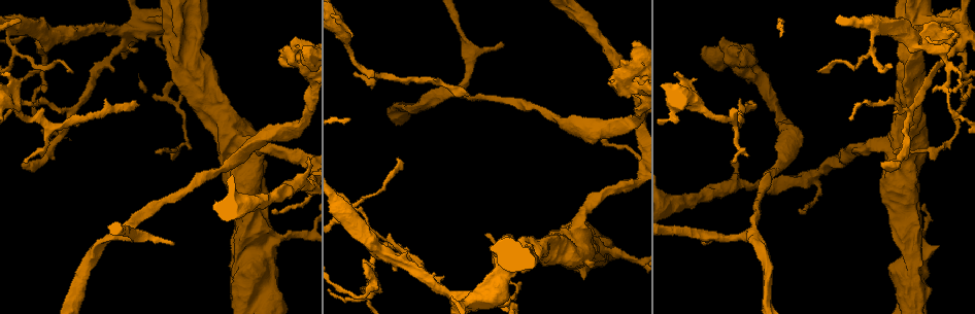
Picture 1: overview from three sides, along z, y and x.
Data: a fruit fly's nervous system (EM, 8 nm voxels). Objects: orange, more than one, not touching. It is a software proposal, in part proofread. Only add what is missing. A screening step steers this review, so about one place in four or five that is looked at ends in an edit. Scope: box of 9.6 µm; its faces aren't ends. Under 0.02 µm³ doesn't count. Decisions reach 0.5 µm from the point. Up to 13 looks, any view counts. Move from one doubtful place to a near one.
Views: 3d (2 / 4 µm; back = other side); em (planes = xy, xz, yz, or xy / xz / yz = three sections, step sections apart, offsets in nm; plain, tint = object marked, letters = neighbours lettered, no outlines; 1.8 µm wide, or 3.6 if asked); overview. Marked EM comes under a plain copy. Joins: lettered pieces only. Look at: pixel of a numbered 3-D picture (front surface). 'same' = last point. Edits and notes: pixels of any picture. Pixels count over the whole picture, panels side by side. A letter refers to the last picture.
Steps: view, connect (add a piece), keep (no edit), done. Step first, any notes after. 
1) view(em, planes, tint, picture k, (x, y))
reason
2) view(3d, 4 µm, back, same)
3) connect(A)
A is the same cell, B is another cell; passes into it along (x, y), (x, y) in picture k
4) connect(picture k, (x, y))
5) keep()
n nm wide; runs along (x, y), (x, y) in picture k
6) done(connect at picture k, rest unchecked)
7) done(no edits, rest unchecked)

view(em, planes, letters, picture 1, (353, 35))

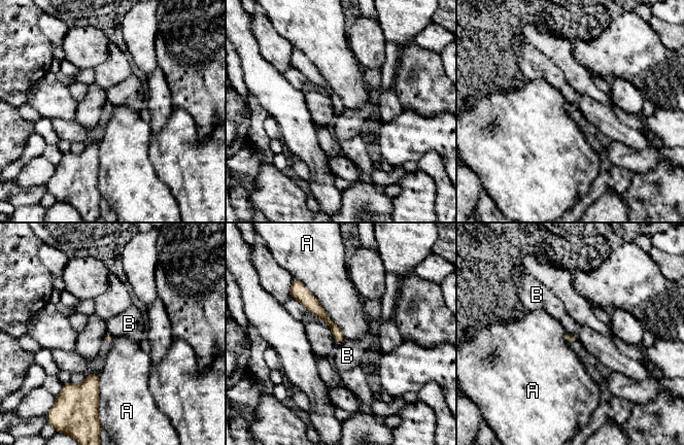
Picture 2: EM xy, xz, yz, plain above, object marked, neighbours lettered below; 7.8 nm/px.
keep()
A touches over 600 nm; A and B are other cells; runs along (302, 291), (335, 329), (338, 340) in picture 2; no lettered piece goes on from it

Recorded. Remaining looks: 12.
view(em, planes, letters, picture 1, (884, 164))
branch stops here

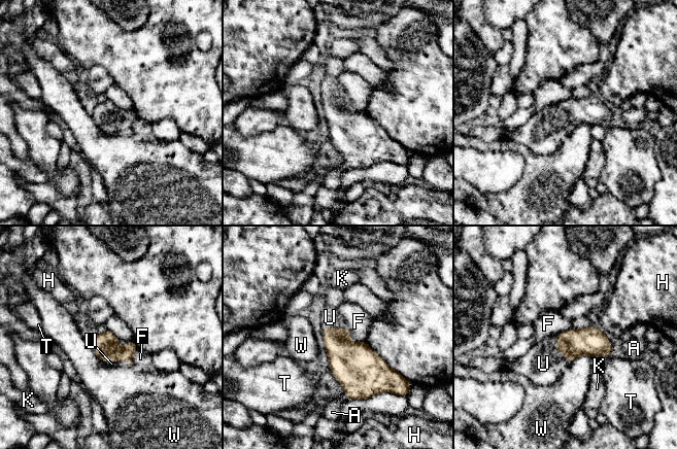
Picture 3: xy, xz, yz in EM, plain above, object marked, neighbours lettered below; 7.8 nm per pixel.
connect(U)
U touches over 240 nm; U is the same cell, A, F, H, K, T and W are other cells; passes into it along (105, 345), (116, 360), (121, 364) in picture 3; it goes on there

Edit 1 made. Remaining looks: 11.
view(overview)
redraw

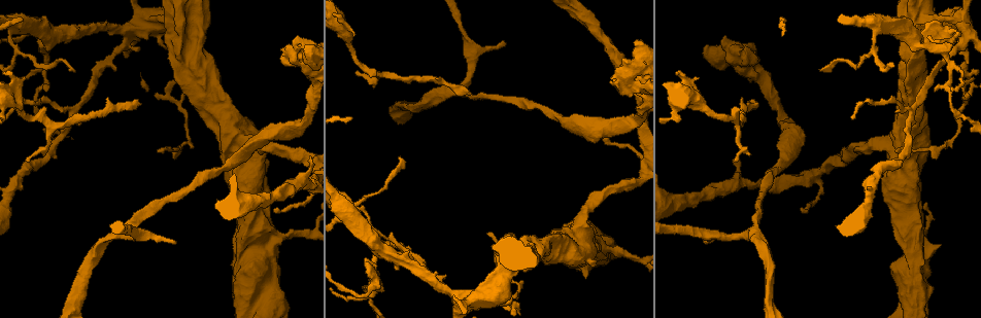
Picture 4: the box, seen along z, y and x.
view(em, 3.6 µm, yz, step 4, tint, picture 4, (246, 239))
calibre changes

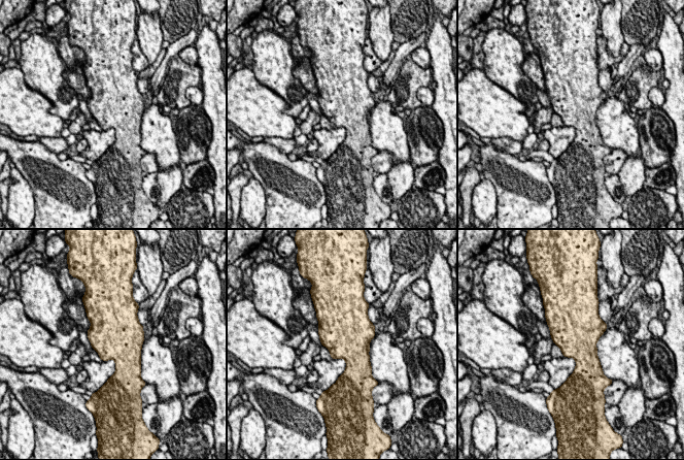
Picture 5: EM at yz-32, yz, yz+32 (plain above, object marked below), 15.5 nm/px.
view(em, 3.6 µm, xy, step 4, letters, same)
cut it another way

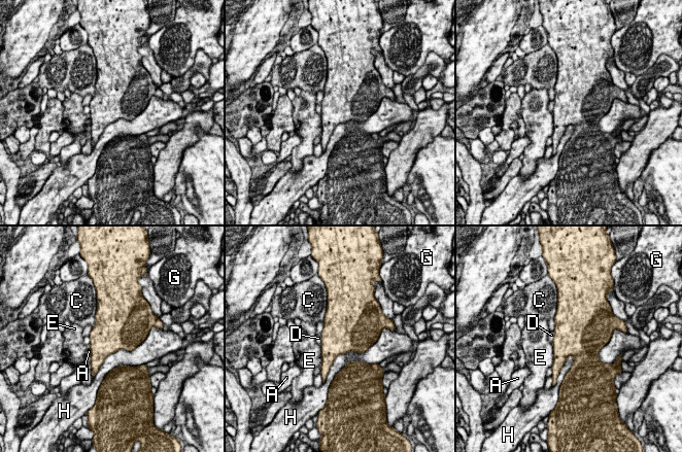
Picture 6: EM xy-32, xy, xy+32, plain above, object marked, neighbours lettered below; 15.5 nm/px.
keep()
600 nm wide; A, C, D, E, G and H are other cells; border along (375, 341), (340, 353), (327, 374) in picture 6; none of them fits

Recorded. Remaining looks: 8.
view(em, 3.6 µm, planes, letters, picture 4, (178, 20))
thick turns thin

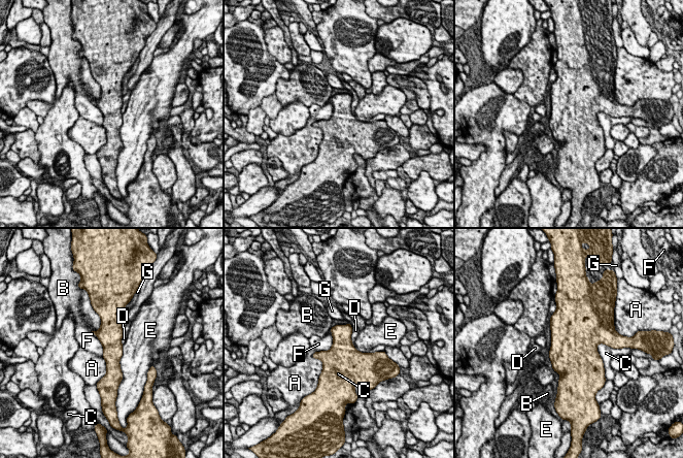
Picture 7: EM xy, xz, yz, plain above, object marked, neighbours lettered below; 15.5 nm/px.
keep()
A, B, C, D, E, F and G are other cells; border along (331, 330), (332, 346), (316, 352) in picture 7; no lettered piece goes on from it

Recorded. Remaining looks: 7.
view(em, xy, step 4, letters, picture 4, (140, 103))
branch stops here

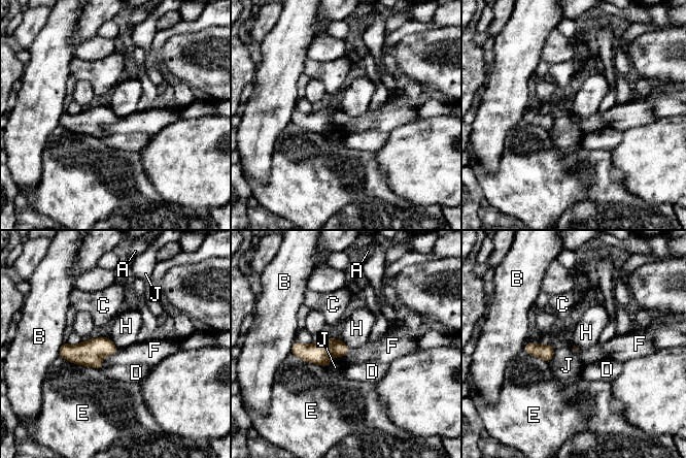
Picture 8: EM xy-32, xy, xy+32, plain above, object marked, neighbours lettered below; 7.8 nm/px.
connect(F)
F is the same cell, A, B, C, D, E, H and J are other cells; passes into it along (320, 353), (345, 354), (377, 351) in picture 8; the cell continues

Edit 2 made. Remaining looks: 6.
done(connect at picture 3, connect at picture 8, rest unchecked)

